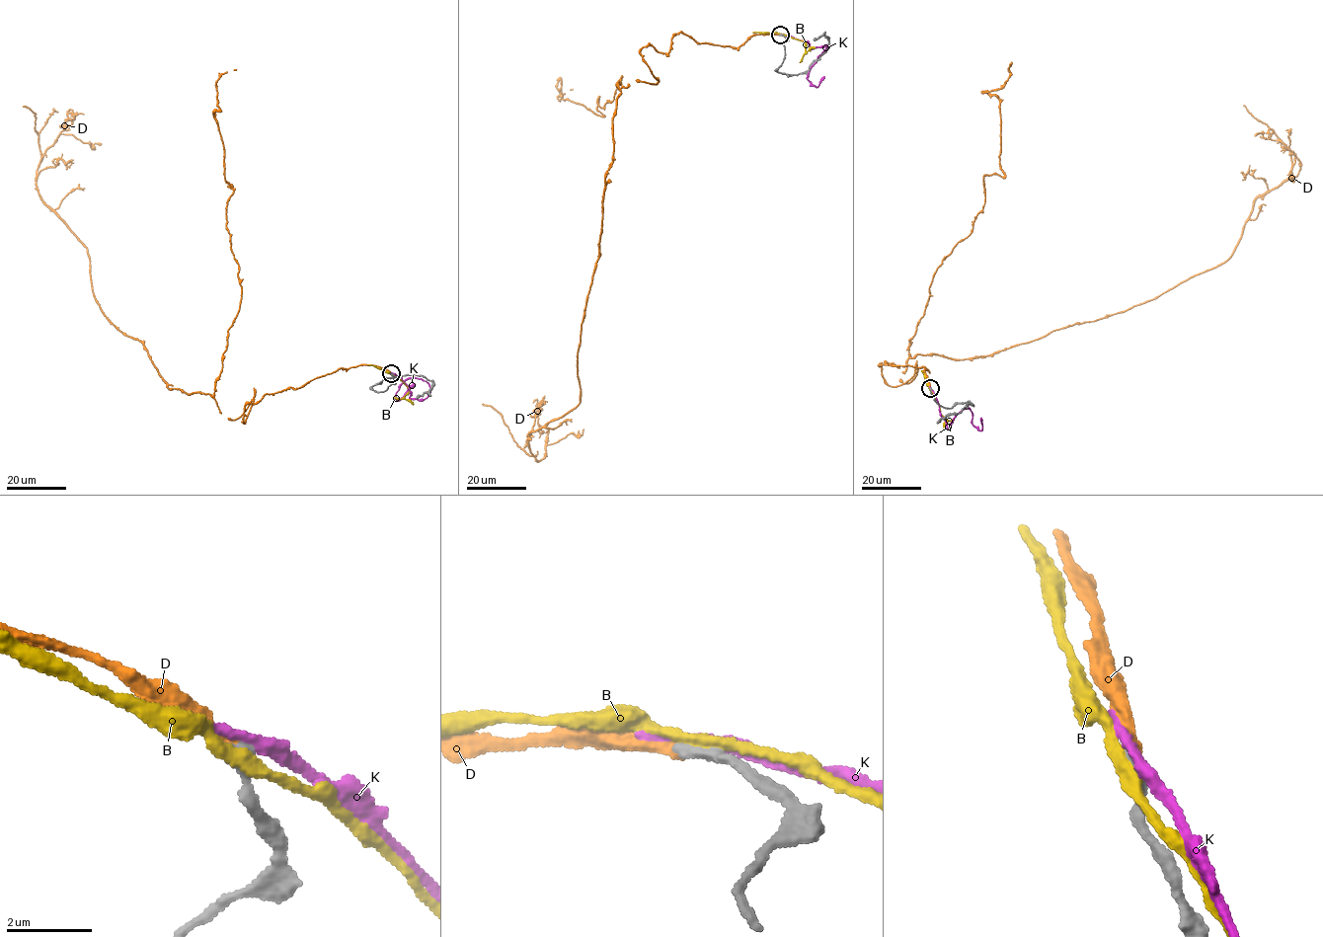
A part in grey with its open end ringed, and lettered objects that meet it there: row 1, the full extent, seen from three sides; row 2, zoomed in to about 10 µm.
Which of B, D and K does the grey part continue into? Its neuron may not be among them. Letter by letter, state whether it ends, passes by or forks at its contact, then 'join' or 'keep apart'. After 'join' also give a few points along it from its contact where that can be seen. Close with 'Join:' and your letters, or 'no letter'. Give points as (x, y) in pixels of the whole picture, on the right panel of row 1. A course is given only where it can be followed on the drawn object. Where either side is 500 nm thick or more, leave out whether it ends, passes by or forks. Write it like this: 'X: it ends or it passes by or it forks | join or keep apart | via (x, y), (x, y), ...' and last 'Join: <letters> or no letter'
B: it passes by | keep apart
D: it ends | join | via (930, 387), (923, 366), (878, 364), (896, 386), (916, 354), (987, 355), (1224, 263), (1300, 168), (1257, 134)
K: it passes by | keep apart
Join: D

